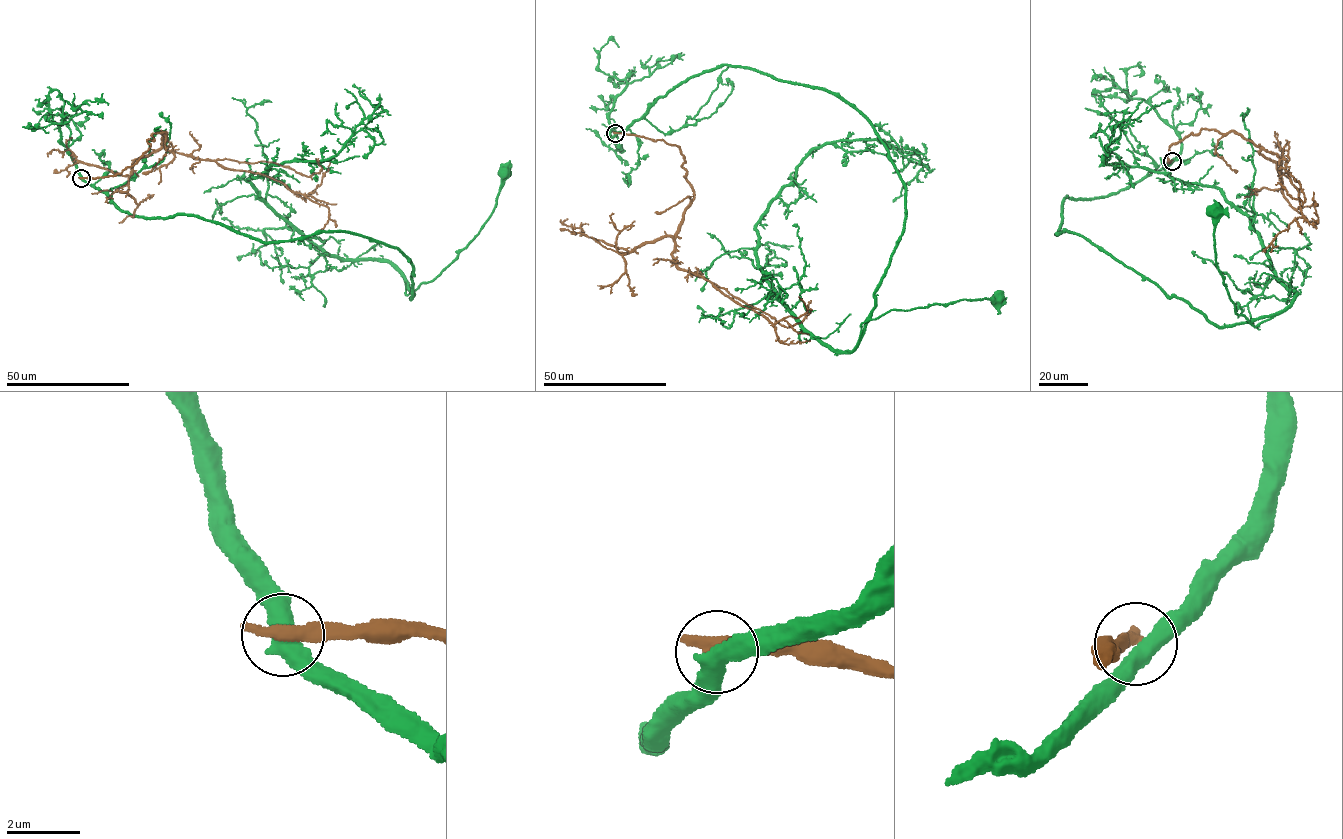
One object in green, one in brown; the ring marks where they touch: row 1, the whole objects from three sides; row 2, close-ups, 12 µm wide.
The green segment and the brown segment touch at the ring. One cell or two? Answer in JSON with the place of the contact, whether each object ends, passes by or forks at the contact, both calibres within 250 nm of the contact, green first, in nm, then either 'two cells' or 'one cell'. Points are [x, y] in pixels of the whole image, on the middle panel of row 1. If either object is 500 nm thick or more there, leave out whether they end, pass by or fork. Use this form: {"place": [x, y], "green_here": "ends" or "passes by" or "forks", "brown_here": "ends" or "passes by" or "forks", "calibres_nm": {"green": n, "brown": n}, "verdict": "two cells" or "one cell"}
{"place": [615, 133], "green_here": "passes by", "brown_here": "ends", "calibres_nm": {"green": 480, "brown": 440}, "verdict": "two cells"}

